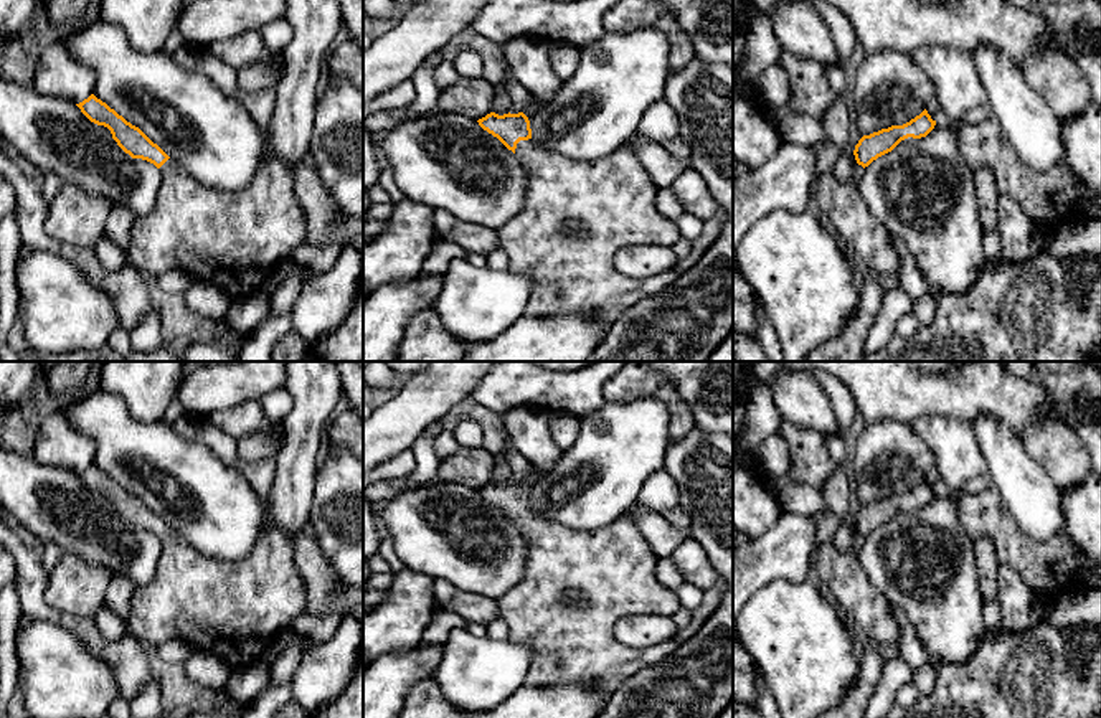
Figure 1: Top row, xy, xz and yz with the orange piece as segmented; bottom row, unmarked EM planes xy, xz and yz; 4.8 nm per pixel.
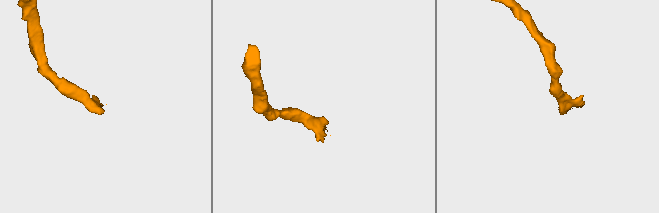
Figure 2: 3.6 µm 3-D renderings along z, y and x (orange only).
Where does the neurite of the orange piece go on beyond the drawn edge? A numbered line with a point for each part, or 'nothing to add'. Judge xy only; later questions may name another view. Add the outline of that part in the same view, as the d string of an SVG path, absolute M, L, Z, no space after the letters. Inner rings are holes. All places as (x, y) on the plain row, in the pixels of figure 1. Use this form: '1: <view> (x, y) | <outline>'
1: xy (235, 609) | M266 525L253 551L239 561L221 561L190 546L173 528L162 536L155 579L134 589L127 632L144 645L178 639L195 650L213 652L233 672L261 660L299 616L305 612L305 586L294 563L294 543L279 528Z

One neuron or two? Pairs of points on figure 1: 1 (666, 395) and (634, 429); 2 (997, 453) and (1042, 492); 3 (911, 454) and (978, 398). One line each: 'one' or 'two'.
1: two
2: one
3: two

